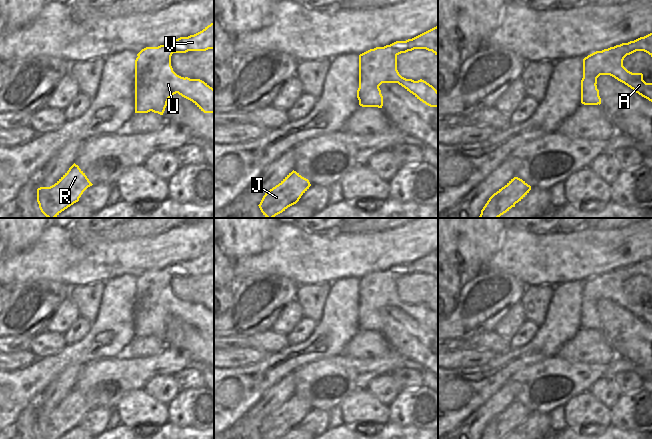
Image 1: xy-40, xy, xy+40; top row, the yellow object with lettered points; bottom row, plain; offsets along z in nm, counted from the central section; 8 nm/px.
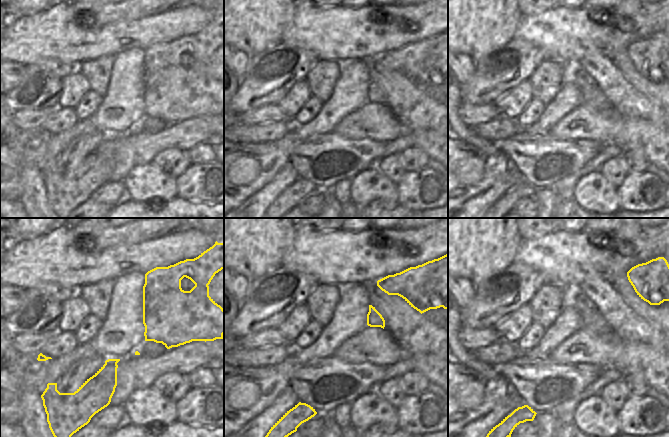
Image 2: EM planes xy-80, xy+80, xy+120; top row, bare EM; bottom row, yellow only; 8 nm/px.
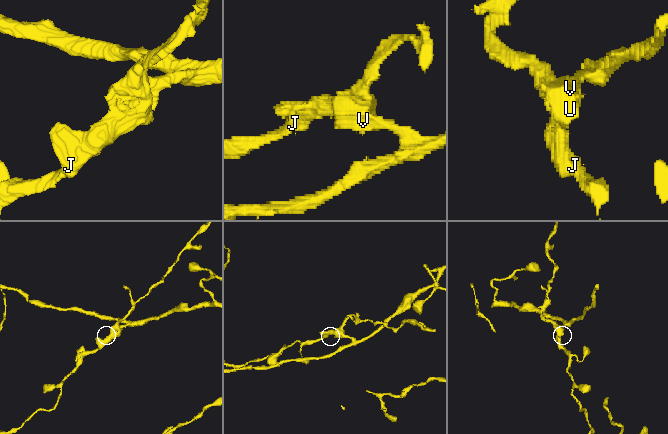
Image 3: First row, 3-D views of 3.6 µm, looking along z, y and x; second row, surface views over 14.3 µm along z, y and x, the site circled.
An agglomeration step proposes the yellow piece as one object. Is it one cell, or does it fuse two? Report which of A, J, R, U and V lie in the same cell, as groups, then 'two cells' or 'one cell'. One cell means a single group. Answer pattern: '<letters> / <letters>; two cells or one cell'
A J R U / V; two cells

